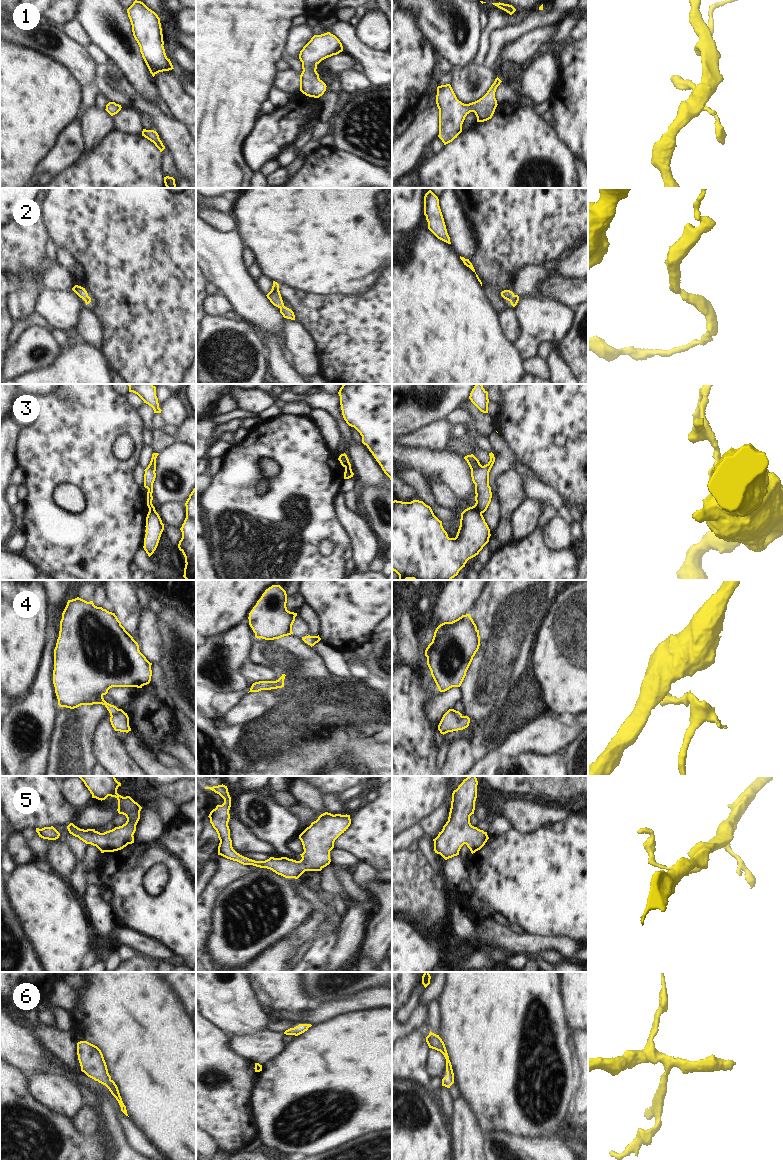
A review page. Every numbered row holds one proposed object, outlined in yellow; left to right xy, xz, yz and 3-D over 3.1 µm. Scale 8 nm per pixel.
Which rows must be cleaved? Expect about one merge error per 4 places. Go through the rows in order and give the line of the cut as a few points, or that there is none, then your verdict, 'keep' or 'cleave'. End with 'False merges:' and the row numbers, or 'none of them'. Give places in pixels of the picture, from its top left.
1: no cut; keep
2: no cut; keep
3: cut in yz along (473, 506), (481, 514); cleave
4: cut in xy along (119, 709), (111, 716); cleave
5: no cut; keep
6: no cut; keep
False merges: 3, 4

